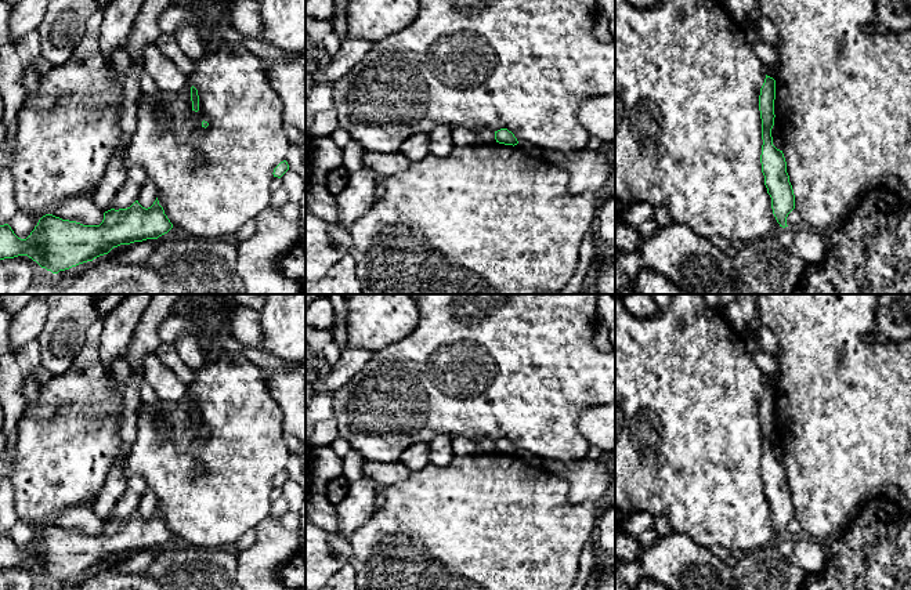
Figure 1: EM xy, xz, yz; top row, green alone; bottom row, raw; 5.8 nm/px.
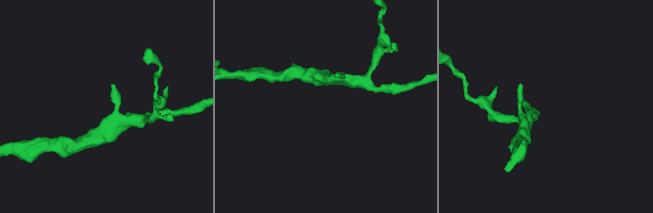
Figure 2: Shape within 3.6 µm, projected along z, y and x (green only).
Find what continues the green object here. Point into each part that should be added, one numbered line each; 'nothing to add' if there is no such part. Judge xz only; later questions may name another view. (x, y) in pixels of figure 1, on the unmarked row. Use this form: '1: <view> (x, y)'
nothing to add

